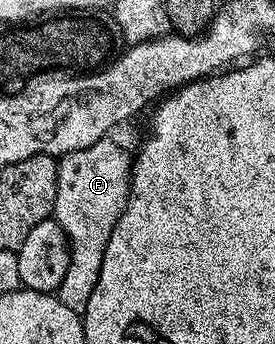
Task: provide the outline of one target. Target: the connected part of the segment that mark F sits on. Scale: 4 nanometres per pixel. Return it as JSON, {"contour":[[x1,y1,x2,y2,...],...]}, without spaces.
{"contour":[[113,139,96,141,91,147,77,149,60,158,57,166,57,190,52,220,63,227,69,241,67,275,55,291,55,296,67,307,84,310,95,283,99,283,99,267,103,267,103,251,107,251,107,239,115,231,115,223,123,215,129,202,131,157,124,153]]}

